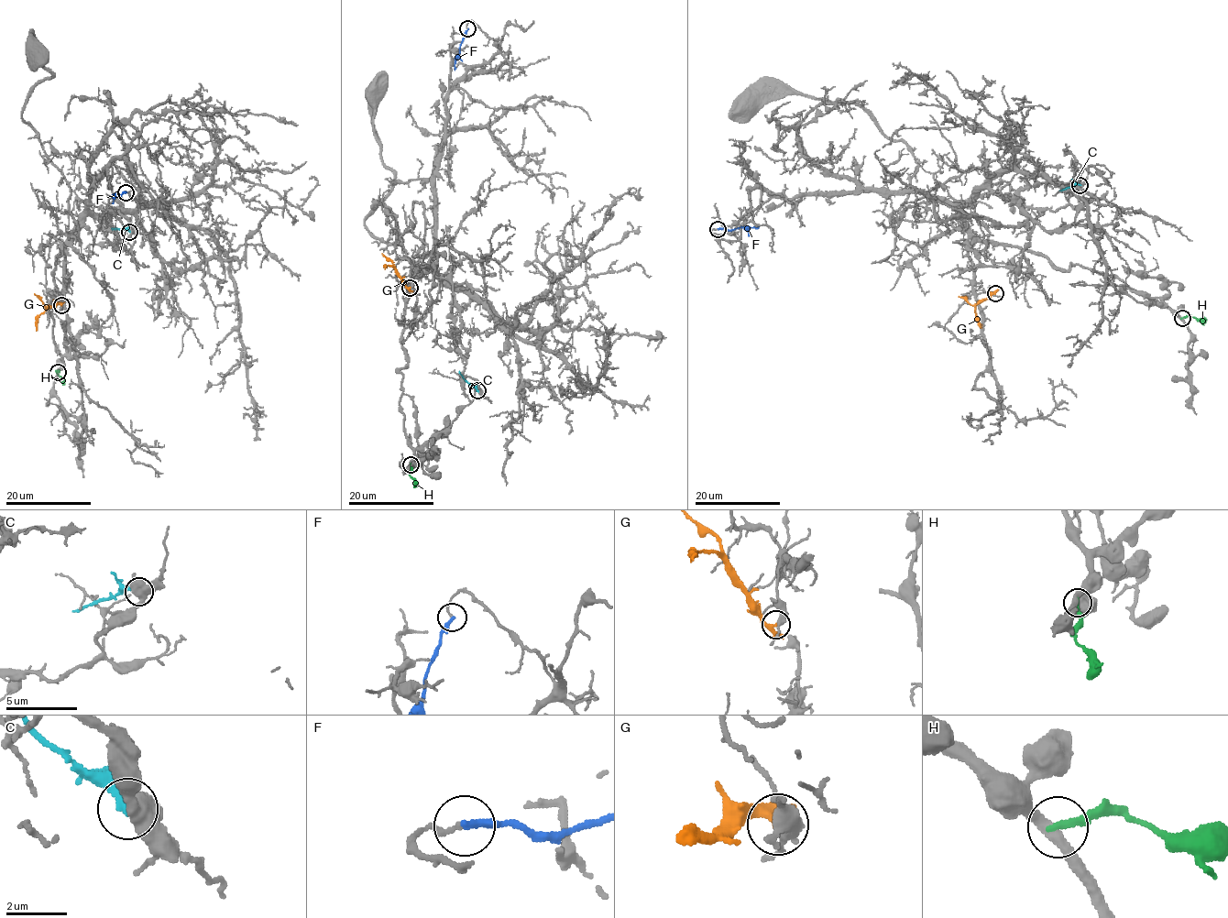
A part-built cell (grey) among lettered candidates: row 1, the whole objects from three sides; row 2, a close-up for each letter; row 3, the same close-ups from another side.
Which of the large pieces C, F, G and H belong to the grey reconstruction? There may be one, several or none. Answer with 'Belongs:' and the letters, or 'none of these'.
Belongs: none of these

